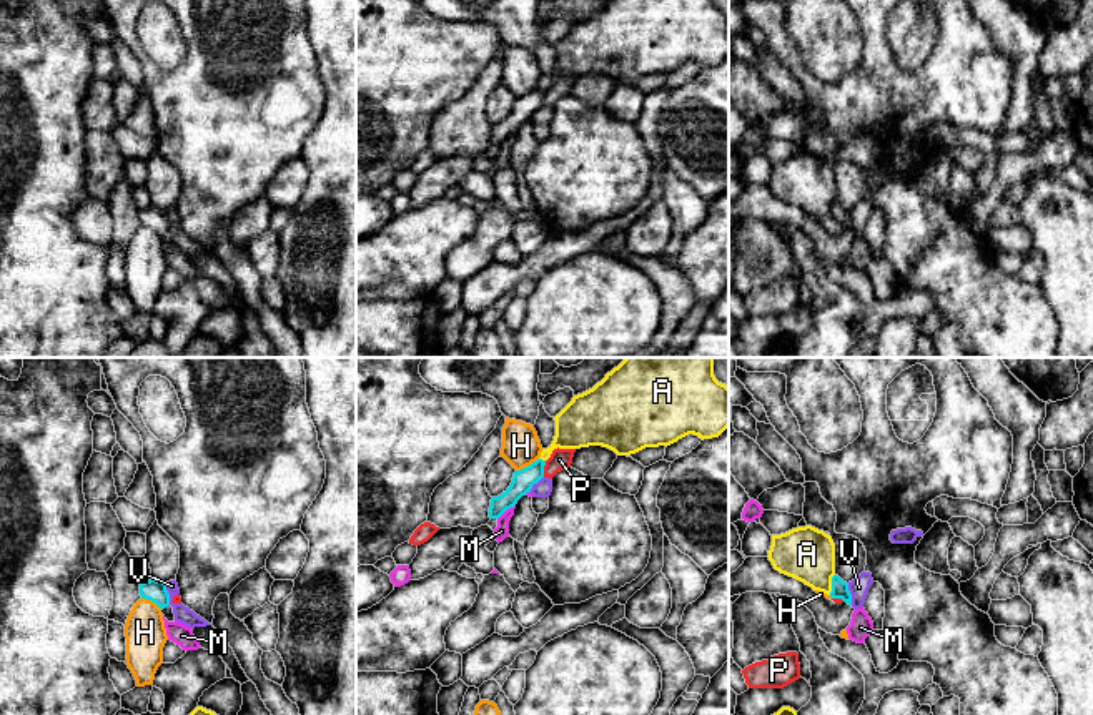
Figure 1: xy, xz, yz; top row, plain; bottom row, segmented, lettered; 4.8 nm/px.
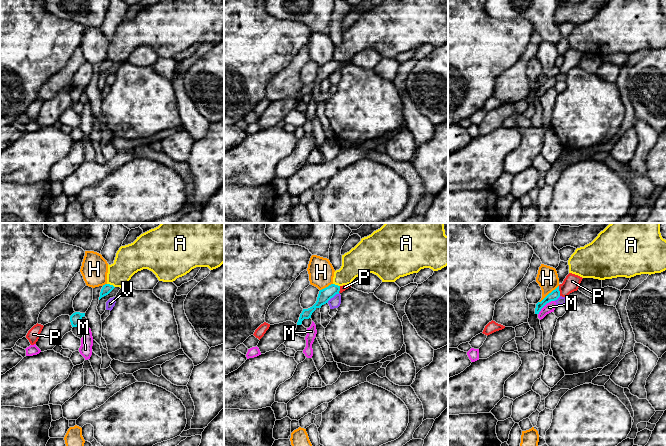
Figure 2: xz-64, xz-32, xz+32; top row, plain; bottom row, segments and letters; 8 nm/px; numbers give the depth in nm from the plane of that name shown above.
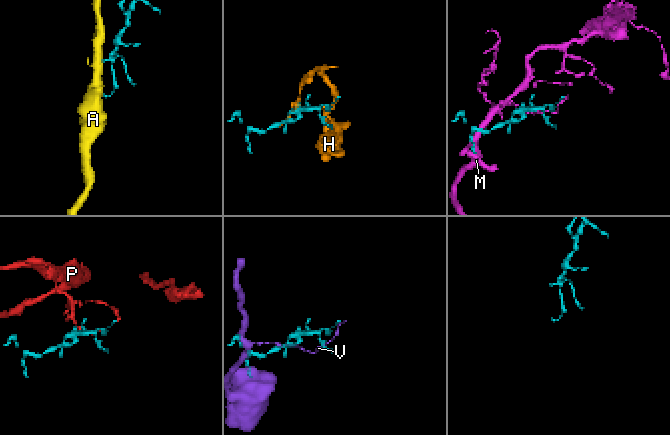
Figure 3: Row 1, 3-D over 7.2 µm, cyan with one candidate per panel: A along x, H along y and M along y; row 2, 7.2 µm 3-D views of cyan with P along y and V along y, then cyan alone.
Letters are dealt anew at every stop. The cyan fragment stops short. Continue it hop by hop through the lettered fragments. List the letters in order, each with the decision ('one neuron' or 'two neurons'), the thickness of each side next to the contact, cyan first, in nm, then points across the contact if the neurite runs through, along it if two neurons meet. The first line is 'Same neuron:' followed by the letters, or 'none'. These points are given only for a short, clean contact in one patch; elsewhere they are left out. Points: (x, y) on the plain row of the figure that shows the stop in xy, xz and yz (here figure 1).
Same neuron: none
A: two neurons; calibres 80 and 260 nm; border yz (834, 202), (829, 221)
H: two neurons; calibres 110 and 190 nm
M: two neurons; calibres 110 and 70 nm
P: two neurons; calibres 110 and 100 nm; border xz (546, 88), (543, 103)
V: two neurons; calibres 110 and 80 nm

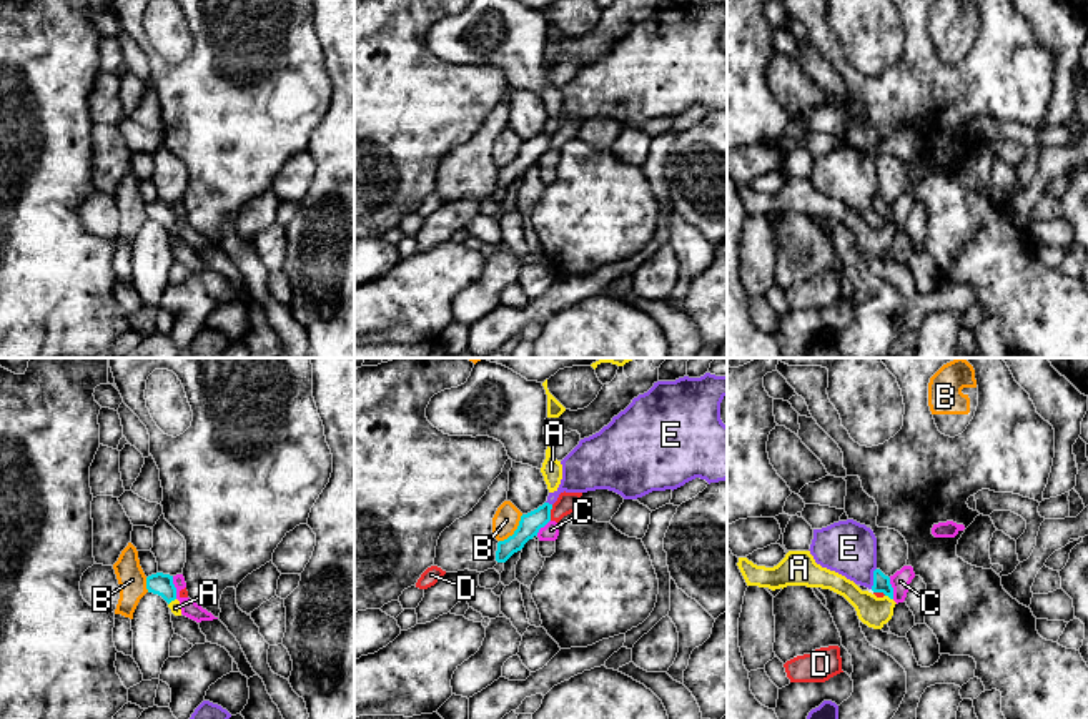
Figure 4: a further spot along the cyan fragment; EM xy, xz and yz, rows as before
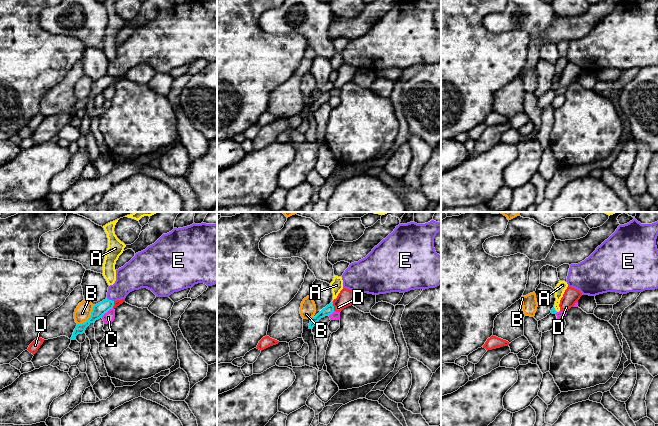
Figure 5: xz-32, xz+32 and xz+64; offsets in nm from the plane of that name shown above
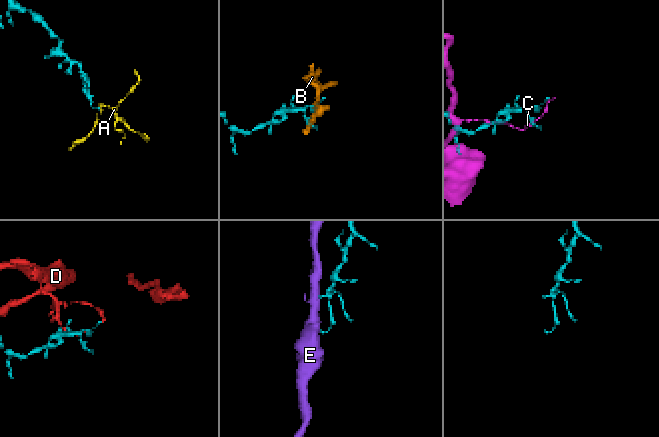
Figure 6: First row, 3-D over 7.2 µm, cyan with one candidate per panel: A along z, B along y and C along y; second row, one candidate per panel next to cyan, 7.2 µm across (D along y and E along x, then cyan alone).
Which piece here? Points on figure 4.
Same neuron: A
A: one neuron; calibres 80 and 150 nm; way yz (880, 208), (889, 223), (874, 238)
B: two neurons; calibres 110 and 130 nm
C: two neurons; calibres 110 and 80 nm
D: two neurons; calibres 110 and 100 nm; border xz (553, 132), (549, 147)
E: two neurons; calibres 80 and 260 nm; border yz (875, 195), (870, 215)

